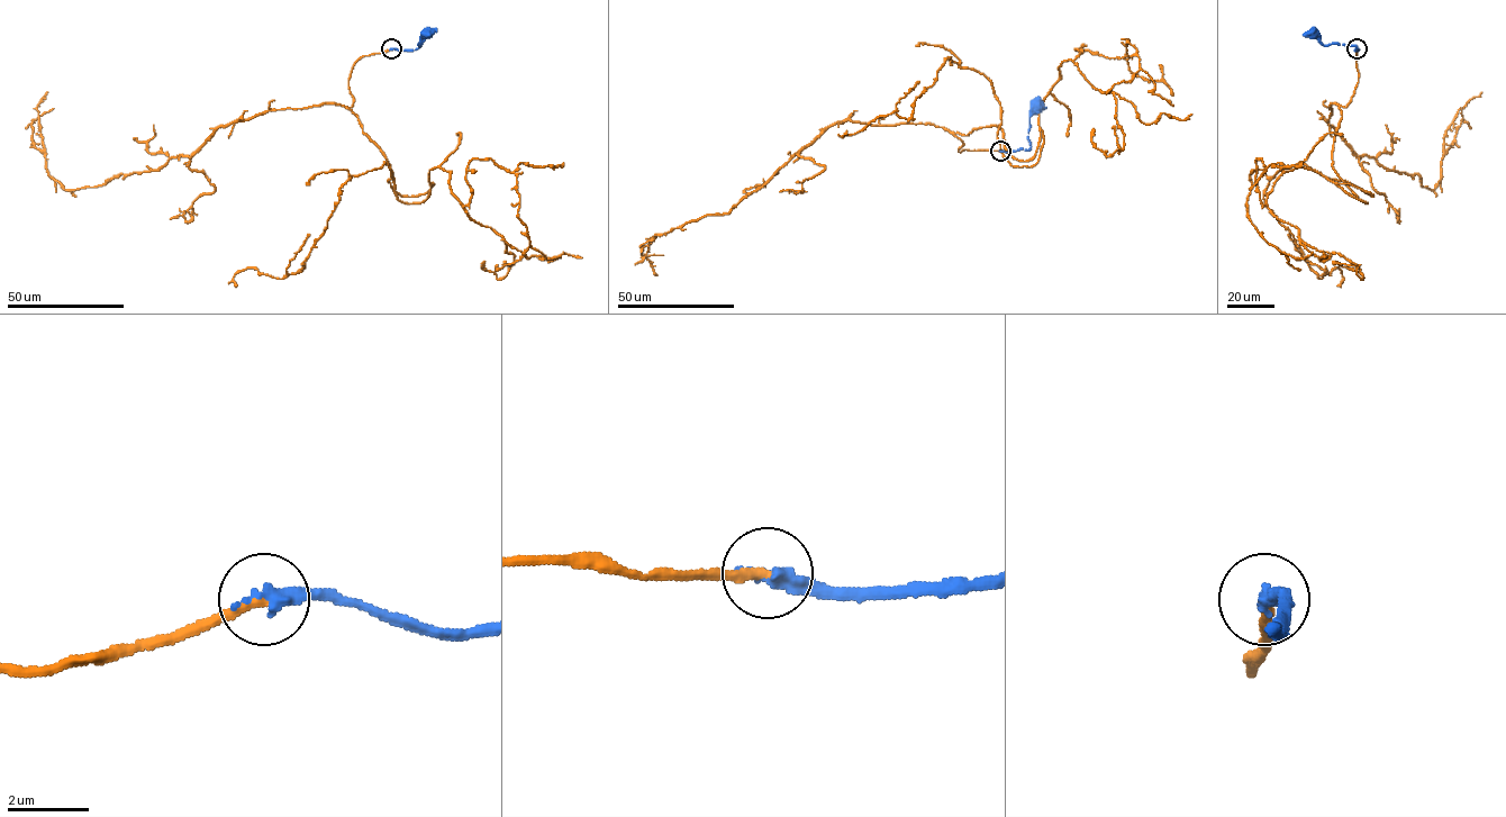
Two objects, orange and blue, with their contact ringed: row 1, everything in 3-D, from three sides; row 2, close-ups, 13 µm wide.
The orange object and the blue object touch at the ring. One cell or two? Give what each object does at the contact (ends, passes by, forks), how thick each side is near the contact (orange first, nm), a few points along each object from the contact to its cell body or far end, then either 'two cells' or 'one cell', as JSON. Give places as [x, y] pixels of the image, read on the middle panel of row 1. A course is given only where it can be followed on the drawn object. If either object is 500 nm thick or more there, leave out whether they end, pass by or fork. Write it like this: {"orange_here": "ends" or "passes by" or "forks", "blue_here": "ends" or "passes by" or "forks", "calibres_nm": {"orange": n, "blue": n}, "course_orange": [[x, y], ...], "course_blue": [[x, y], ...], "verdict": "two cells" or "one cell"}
{"orange_here": "ends", "blue_here": "ends", "calibres_nm": {"orange": 240, "blue": 400}, "course_orange": [[1001, 151], [953, 134], [1028, 161], [1042, 132], [1013, 166], [991, 82], [950, 56], [912, 116], [846, 130]], "course_blue": [[1001, 151], [1031, 147], [1030, 116], [1036, 107]], "verdict": "two cells"}

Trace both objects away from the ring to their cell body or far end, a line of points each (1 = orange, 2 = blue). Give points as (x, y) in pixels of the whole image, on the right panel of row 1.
1: (1358, 48), (1332, 163), (1367, 203), (1345, 192), (1373, 196), (1302, 162), (1263, 192), (1337, 286)
2: (1358, 48), (1343, 44), (1323, 45), (1313, 33)

